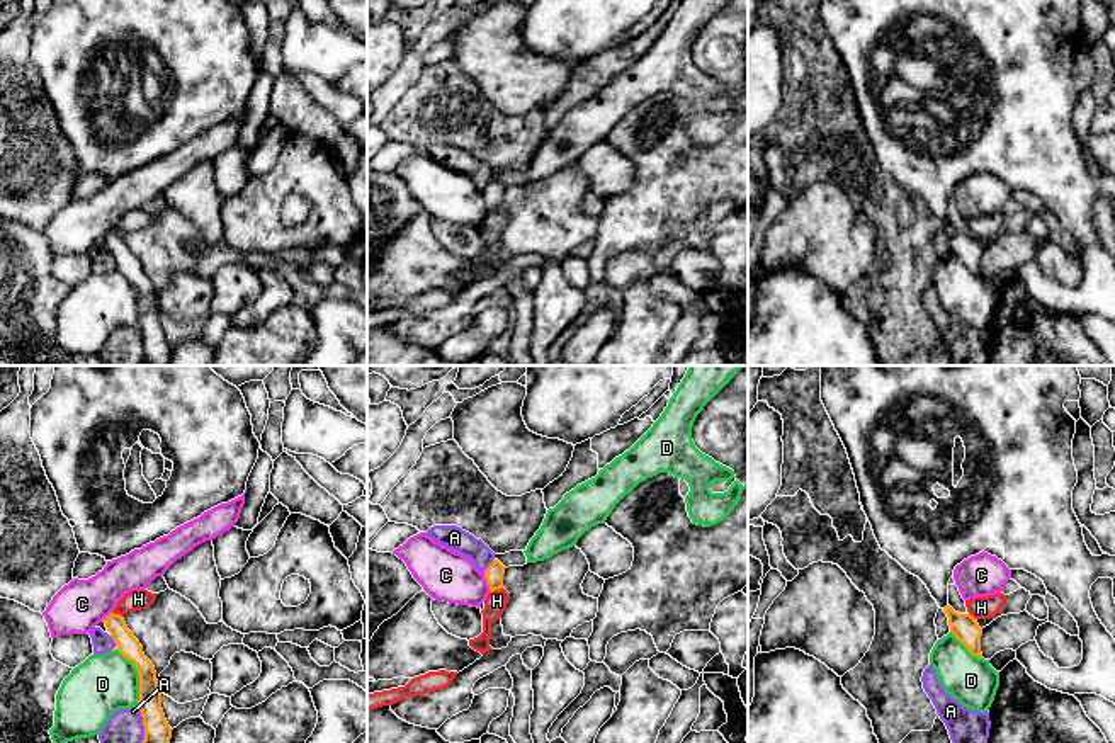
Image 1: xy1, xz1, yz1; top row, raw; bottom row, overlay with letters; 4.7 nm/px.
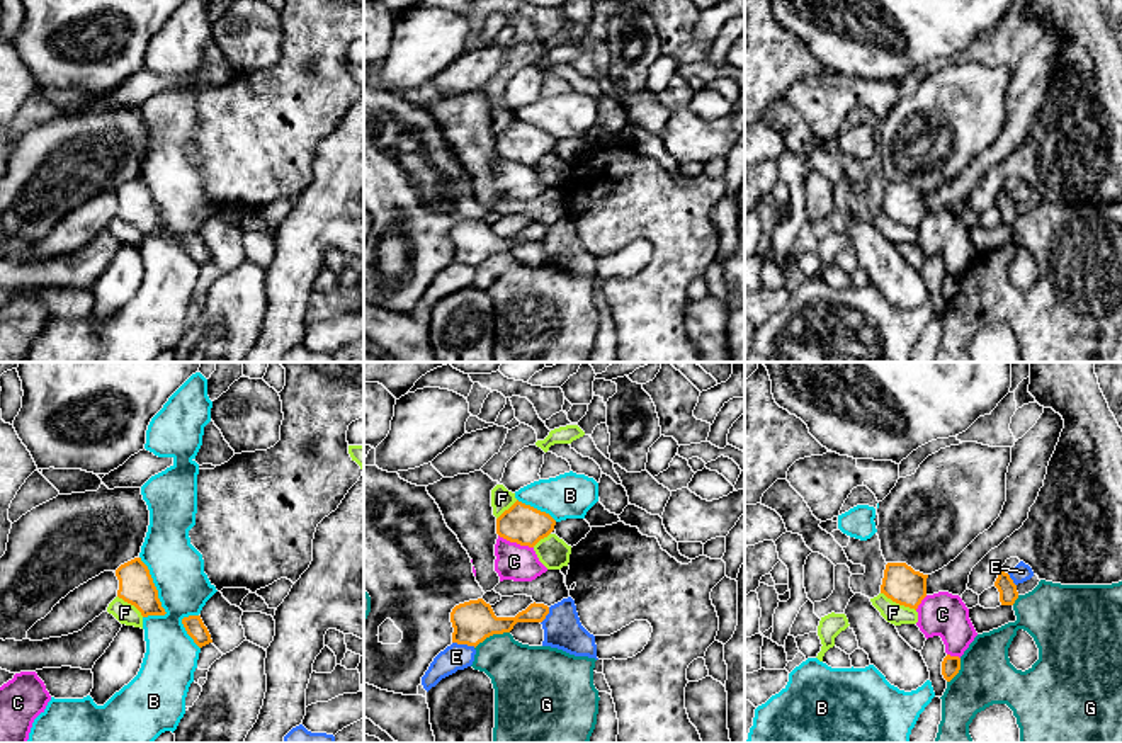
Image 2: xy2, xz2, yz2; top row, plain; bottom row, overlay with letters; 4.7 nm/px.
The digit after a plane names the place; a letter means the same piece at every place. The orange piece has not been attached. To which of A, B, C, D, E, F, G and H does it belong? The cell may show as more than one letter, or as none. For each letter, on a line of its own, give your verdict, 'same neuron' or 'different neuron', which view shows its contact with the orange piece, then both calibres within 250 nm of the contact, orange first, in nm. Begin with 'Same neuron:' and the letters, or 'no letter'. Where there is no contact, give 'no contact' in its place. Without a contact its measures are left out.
Same neuron: no letter
A: different neuron; contact in xz1; calibres 90 and 110 nm
B: different neuron; contact in xy2; calibres 170 and 260 nm
C: different neuron; contact in xz2; calibres 190 and 170 nm
D: different neuron; contact in xy1; calibres 110 and 280 nm
E: different neuron; contact in xz2; calibres 200 and 130 nm
F: different neuron; contact in yz2; calibres 180 and 100 nm
G: different neuron; contact in xz2; calibres 200 and 300 nm
H: different neuron; contact in xz1; calibres 90 and 100 nm

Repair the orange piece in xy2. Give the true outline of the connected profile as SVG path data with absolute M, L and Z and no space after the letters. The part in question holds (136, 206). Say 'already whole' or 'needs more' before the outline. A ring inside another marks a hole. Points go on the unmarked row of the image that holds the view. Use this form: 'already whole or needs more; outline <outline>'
already whole; outline M134 177L116 189L119 199L117 216L134 224L143 236L165 235L148 185Z

